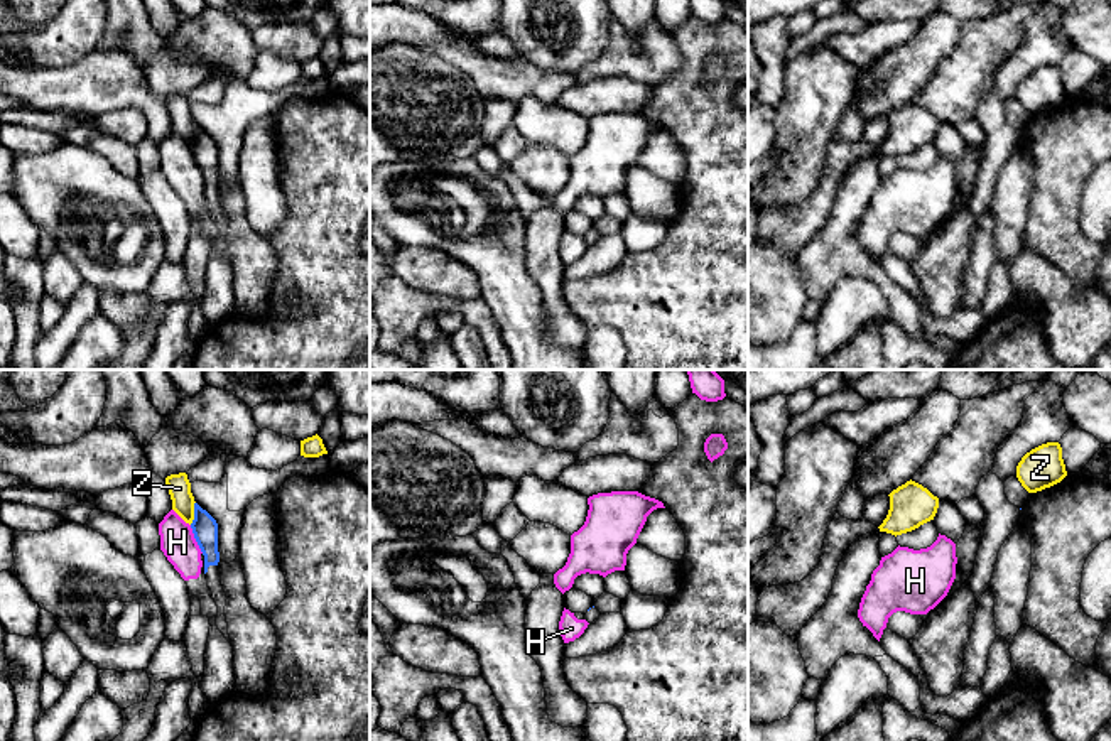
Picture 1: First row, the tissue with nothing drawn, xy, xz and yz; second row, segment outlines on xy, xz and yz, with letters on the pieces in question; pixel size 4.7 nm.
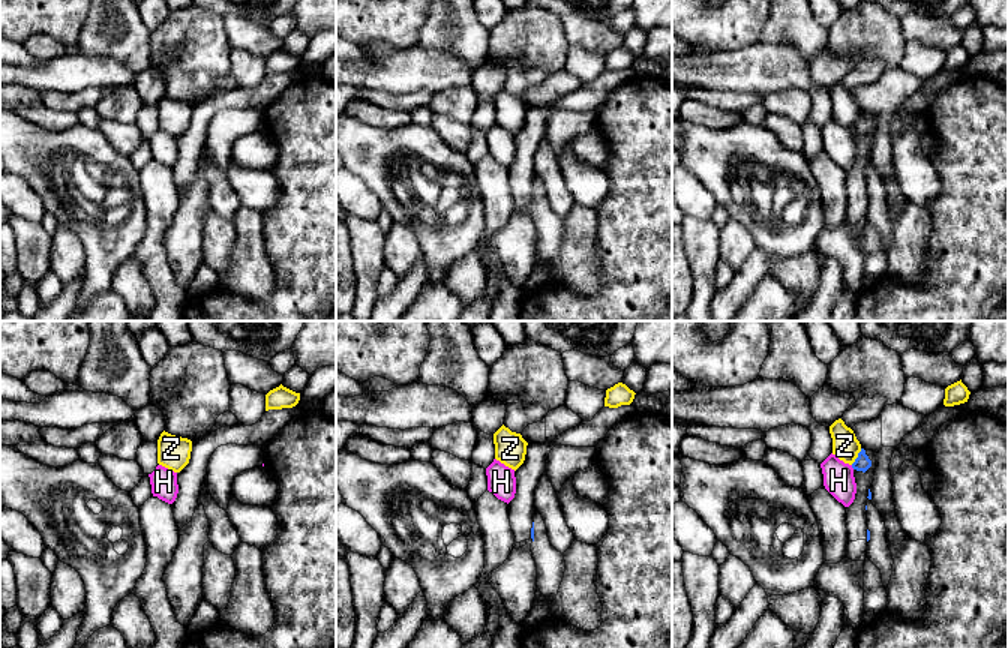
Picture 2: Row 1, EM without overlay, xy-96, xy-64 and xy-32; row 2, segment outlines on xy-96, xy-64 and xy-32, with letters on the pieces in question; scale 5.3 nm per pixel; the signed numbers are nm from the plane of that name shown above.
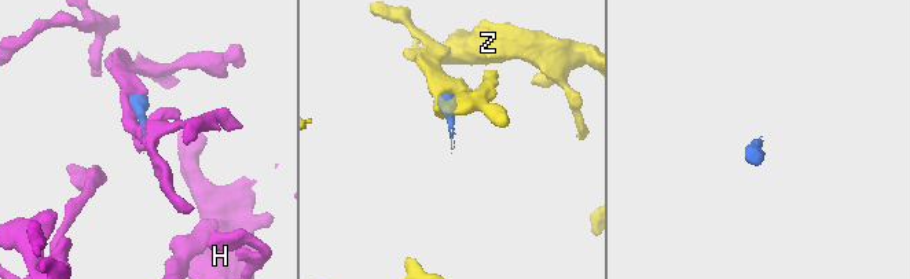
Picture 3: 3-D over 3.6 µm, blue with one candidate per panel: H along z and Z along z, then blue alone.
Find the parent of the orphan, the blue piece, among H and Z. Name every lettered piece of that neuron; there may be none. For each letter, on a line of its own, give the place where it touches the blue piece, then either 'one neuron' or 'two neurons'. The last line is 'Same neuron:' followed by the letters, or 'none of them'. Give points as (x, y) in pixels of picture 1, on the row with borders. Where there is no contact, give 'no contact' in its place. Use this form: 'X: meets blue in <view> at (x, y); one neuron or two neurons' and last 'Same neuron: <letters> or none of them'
H: meets blue in xy at (195, 537); two neurons
Z: meets blue in xy at (195, 513); two neurons
Same neuron: none of them

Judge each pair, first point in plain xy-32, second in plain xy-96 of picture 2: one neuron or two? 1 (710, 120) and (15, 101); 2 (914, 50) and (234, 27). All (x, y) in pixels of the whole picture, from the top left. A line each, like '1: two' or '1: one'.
1: two
2: two

